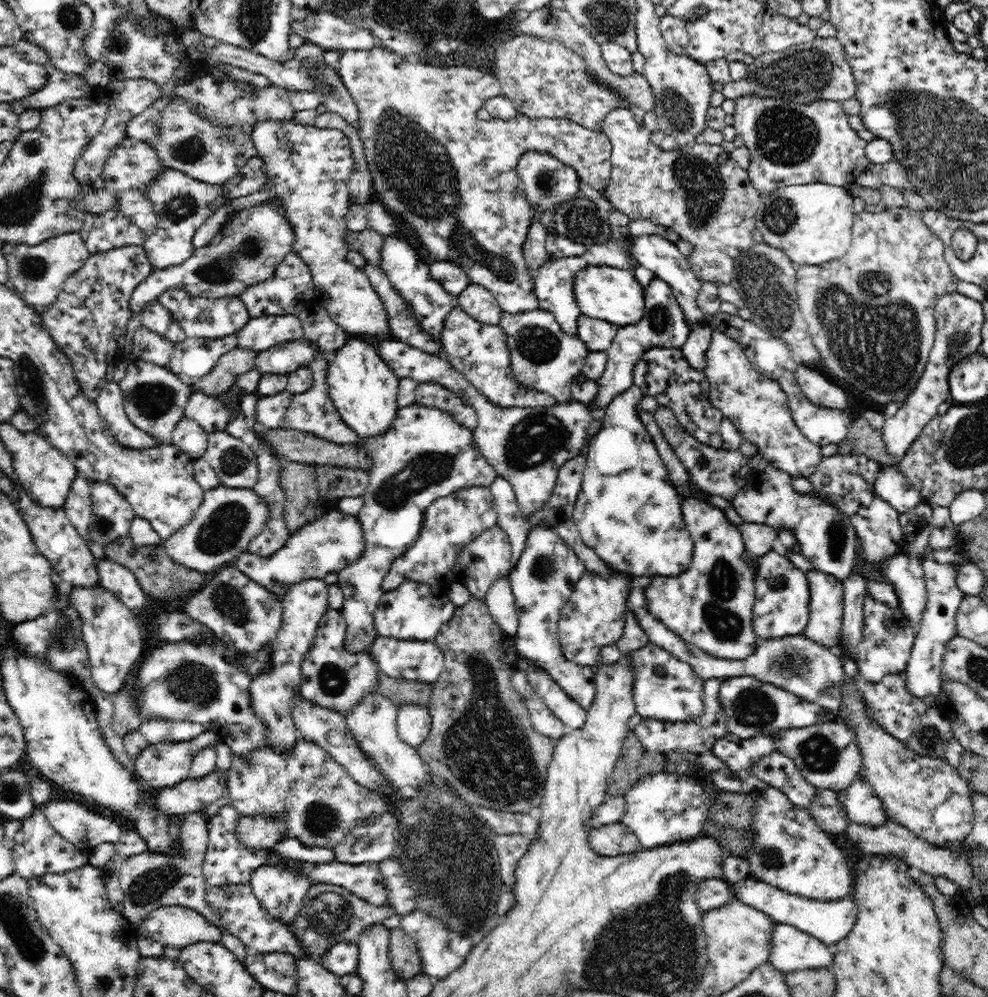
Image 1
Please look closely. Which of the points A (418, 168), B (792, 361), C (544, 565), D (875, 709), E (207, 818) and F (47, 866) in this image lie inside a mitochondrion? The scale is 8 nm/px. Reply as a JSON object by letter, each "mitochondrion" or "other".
{"A":"mitochondrion","B":"other","C":"mitochondrion","D":"other","E":"other","F":"other"}

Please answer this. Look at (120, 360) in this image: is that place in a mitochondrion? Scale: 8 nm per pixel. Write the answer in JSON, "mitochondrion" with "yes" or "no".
{"mitochondrion":"no"}

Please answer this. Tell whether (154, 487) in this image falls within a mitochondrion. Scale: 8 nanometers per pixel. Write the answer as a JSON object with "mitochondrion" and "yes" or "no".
{"mitochondrion":"no"}

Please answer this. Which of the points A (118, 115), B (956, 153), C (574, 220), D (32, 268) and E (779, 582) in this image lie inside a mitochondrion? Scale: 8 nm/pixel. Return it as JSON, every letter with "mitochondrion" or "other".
{"A":"other","B":"mitochondrion","C":"mitochondrion","D":"mitochondrion","E":"mitochondrion"}

